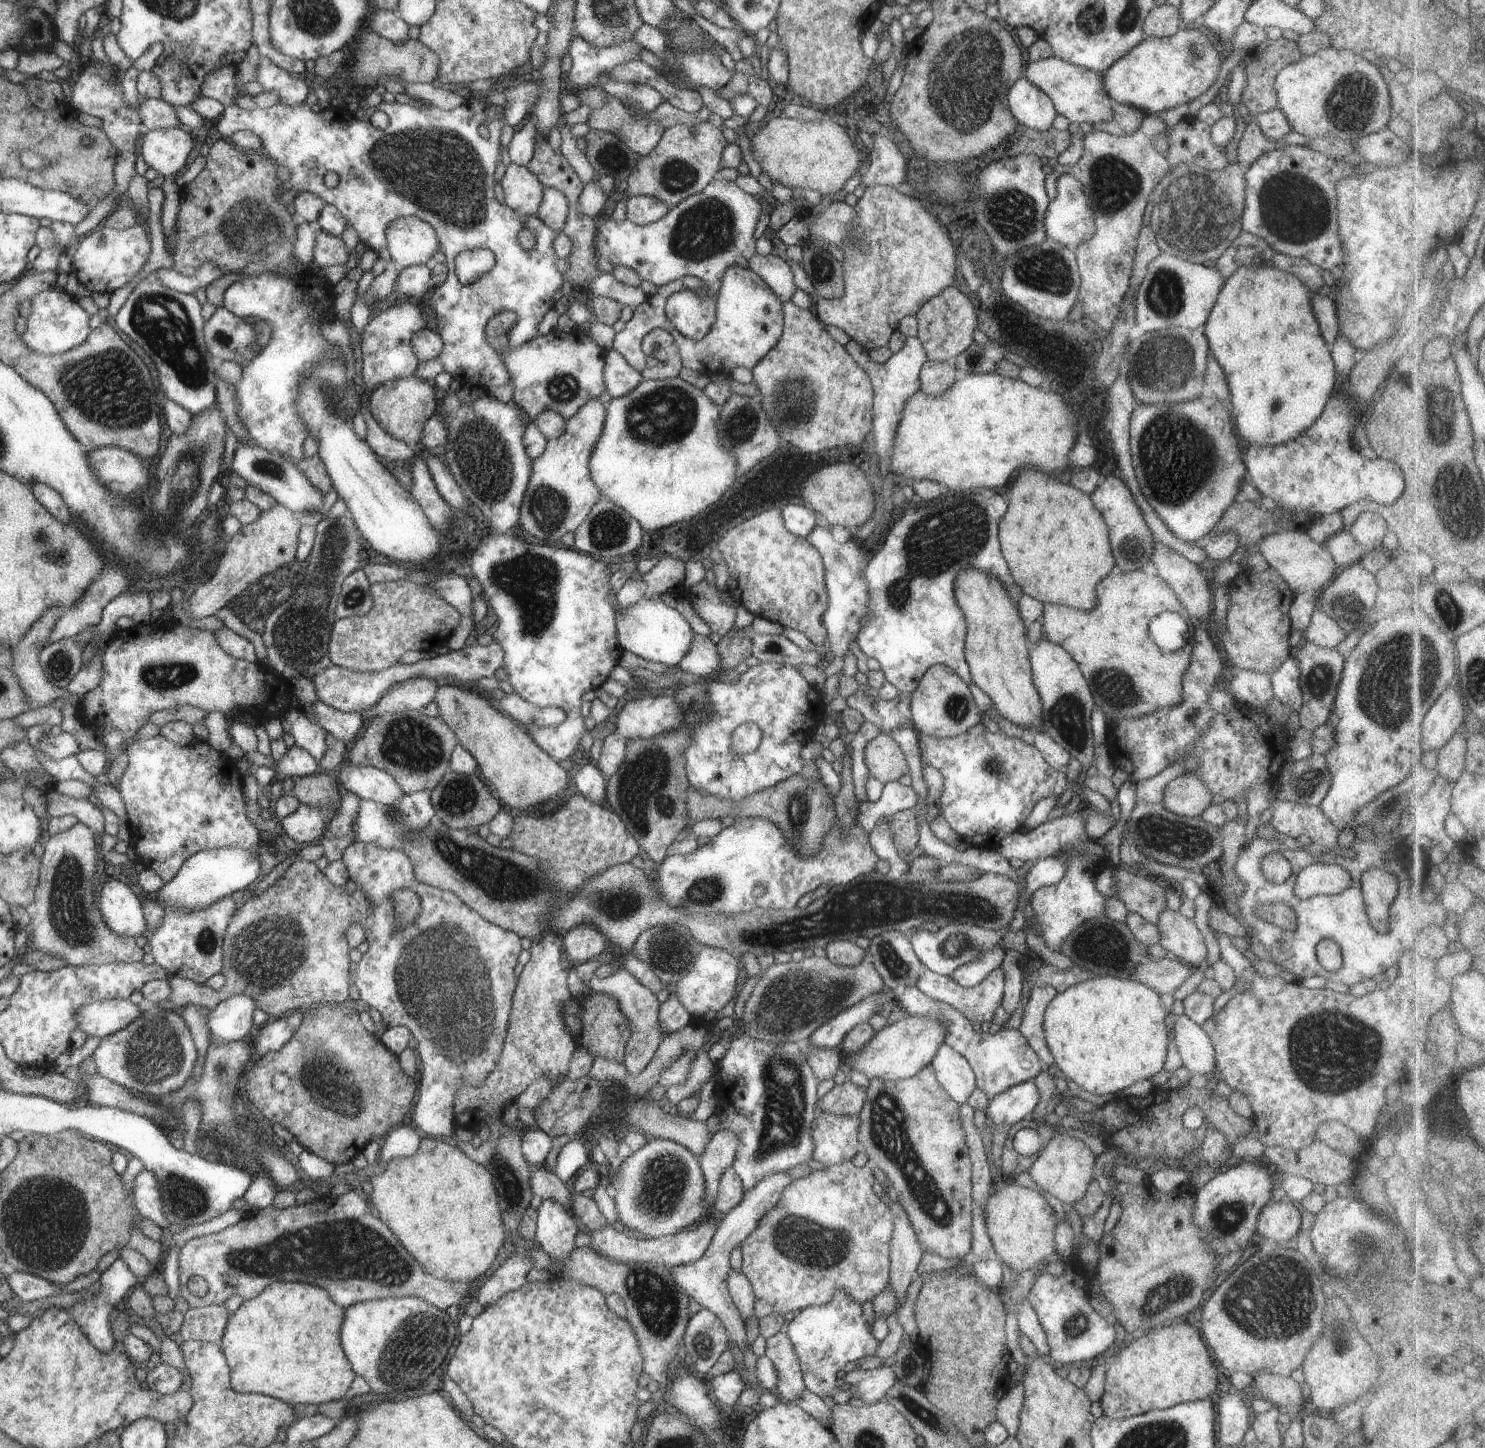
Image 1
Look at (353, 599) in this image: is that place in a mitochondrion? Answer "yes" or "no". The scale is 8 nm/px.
yes

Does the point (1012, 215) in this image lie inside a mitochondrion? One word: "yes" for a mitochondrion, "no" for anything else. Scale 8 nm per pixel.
yes

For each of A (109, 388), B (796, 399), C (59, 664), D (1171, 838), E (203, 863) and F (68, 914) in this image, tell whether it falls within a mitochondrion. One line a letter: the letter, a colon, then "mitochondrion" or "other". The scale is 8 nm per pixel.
A: mitochondrion
B: mitochondrion
C: mitochondrion
D: mitochondrion
E: other
F: mitochondrion

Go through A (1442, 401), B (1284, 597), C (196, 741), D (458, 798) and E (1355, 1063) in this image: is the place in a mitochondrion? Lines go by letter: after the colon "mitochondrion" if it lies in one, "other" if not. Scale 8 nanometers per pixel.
A: mitochondrion
B: other
C: other
D: mitochondrion
E: mitochondrion

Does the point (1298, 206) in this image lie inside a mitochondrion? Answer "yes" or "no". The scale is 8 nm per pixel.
yes

